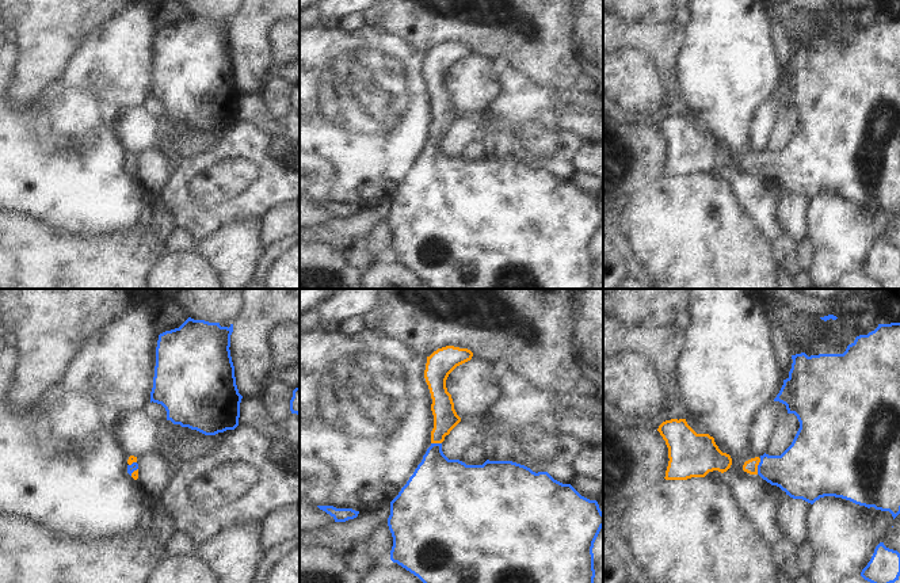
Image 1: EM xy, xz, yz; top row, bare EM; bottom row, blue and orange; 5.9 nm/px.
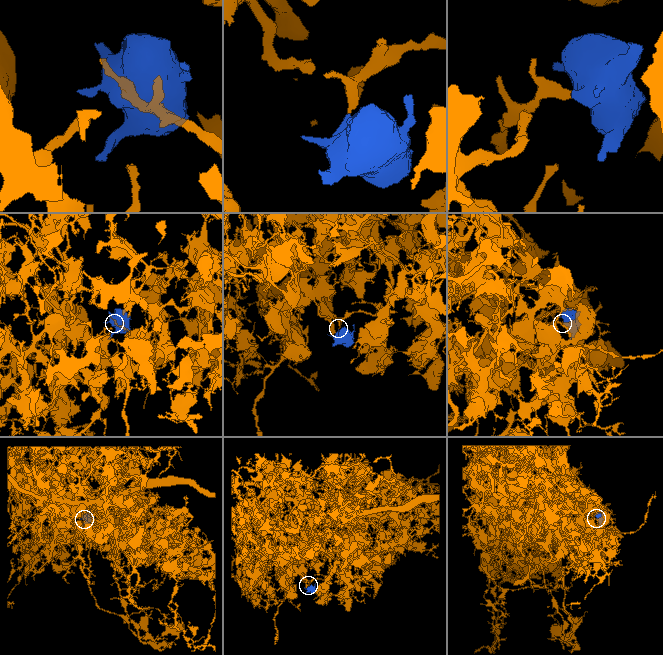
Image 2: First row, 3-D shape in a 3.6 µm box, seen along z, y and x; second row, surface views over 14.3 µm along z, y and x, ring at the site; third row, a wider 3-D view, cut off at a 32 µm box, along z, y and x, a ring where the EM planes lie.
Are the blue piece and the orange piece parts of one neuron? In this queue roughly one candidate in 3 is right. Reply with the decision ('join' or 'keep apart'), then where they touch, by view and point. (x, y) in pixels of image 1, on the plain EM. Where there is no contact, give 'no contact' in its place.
join | yz (758, 163)

